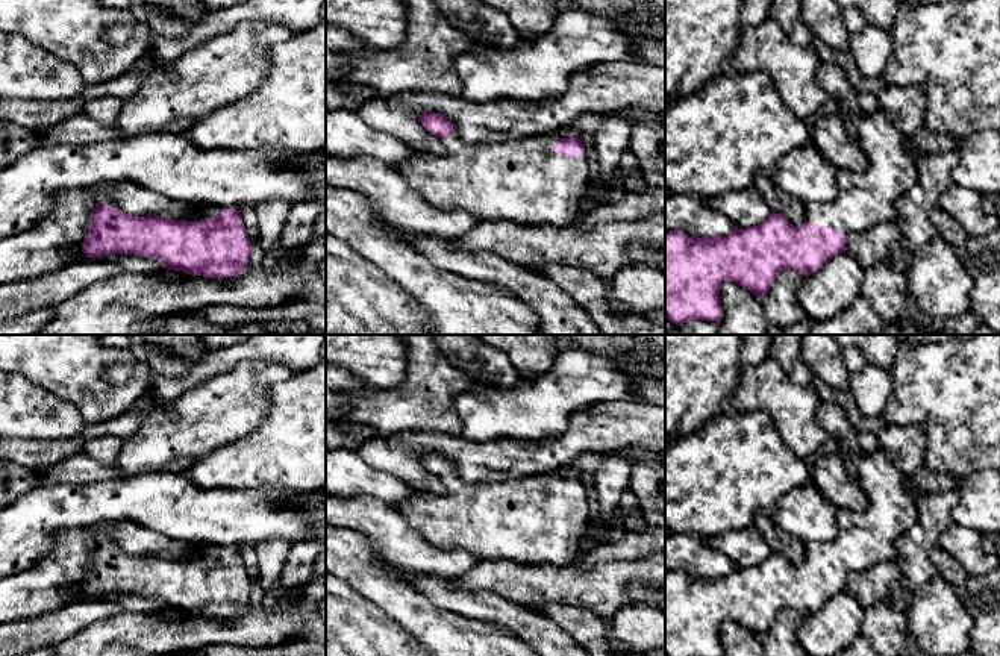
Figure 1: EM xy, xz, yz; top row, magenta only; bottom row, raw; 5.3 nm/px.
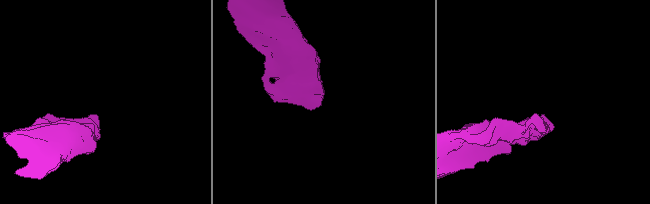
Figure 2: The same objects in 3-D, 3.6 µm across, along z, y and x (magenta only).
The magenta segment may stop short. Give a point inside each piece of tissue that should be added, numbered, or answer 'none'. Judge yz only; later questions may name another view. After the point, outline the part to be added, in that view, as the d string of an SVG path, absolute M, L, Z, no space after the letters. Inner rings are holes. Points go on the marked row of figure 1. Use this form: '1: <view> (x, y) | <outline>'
1: yz (865, 199) | M882 109L862 118L859 139L868 168L862 173L838 168L836 198L808 205L806 223L830 226L850 236L879 223L895 221L895 203L917 183L921 156L911 148L894 115Z

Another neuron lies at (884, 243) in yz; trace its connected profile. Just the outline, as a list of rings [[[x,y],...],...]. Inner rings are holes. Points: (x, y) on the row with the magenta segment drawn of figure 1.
[[[885,221],[845,241],[848,251],[864,270],[885,264],[897,273],[906,273],[912,264],[914,248],[908,245],[895,221]]]

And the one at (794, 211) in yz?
[[[758,176],[752,188],[762,197],[768,208],[798,227],[806,220],[806,206],[786,194],[771,177]]]

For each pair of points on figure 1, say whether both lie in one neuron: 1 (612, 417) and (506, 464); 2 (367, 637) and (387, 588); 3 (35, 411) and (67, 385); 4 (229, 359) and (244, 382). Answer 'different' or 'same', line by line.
1: same
2: different
3: different
4: different

